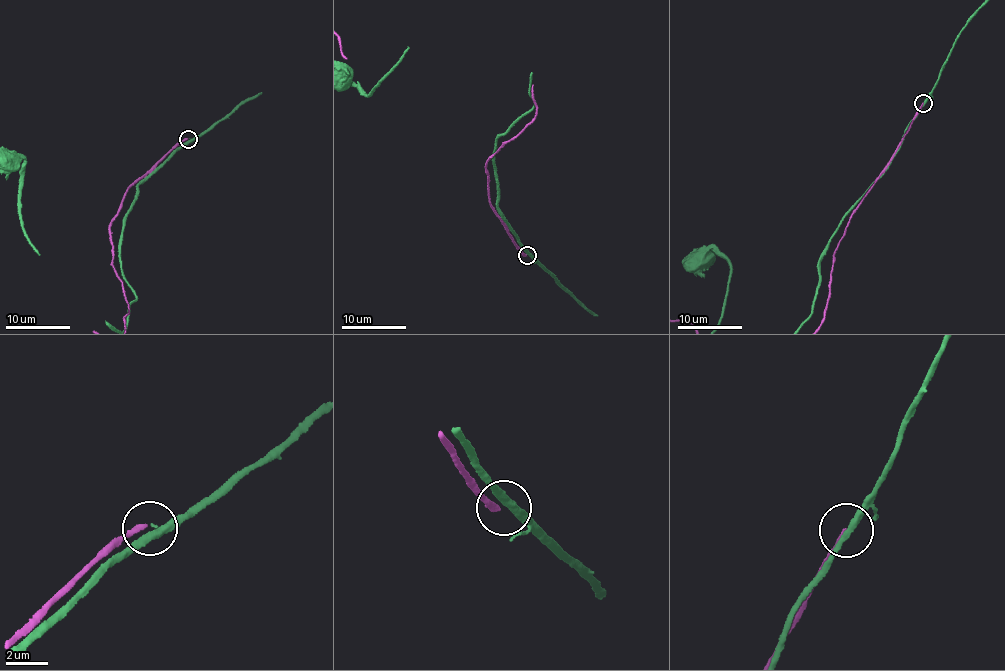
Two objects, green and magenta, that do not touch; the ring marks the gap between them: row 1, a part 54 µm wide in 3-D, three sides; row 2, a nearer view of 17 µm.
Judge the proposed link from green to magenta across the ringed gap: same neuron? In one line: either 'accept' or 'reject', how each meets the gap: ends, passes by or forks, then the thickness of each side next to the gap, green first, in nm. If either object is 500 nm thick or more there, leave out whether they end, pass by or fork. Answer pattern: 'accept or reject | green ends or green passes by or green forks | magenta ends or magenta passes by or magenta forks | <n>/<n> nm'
reject | green passes by | magenta ends | 300/200 nm

